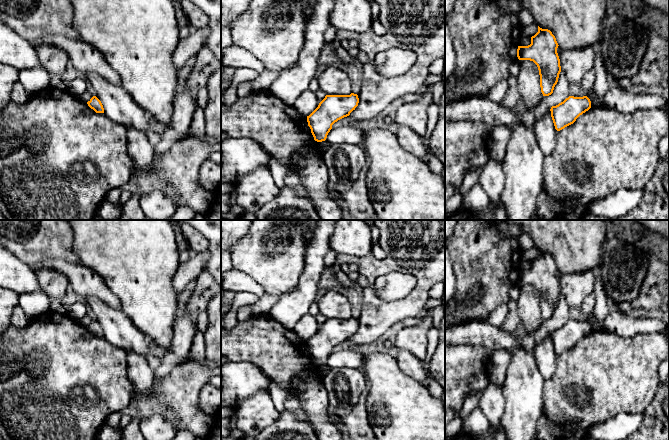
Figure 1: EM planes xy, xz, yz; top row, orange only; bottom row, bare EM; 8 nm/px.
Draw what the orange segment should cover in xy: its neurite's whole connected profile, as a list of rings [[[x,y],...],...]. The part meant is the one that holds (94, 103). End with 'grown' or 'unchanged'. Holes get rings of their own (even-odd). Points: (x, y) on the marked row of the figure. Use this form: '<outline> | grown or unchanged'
[[[93,96],[88,102],[88,106],[93,109],[96,113],[104,113],[104,108],[101,101],[96,97]]] | unchanged

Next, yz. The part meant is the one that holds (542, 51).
[[[538,26],[538,32],[531,37],[531,44],[518,46],[519,60],[533,61],[539,70],[540,87],[543,96],[553,93],[561,72],[560,59],[557,53],[558,43],[548,29]]] | unchanged

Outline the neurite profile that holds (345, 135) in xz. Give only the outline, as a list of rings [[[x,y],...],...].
[[[355,126],[332,128],[326,141],[330,145],[359,146],[363,142],[365,131]]]

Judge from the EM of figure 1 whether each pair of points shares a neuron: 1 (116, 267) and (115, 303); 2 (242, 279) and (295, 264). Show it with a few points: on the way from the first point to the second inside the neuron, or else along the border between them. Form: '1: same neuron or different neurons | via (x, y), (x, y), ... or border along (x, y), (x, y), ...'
1: different neurons | border along (100, 276), (119, 299), (123, 310)
2: different neurons | border along (232, 267), (248, 274), (265, 292)

